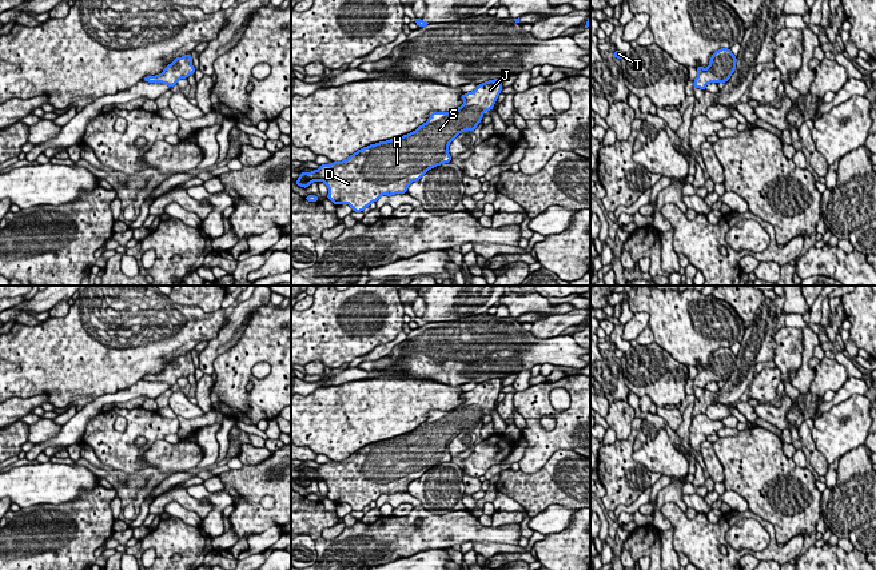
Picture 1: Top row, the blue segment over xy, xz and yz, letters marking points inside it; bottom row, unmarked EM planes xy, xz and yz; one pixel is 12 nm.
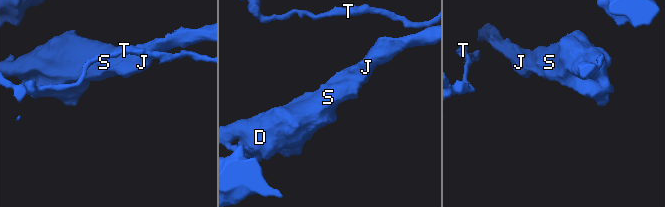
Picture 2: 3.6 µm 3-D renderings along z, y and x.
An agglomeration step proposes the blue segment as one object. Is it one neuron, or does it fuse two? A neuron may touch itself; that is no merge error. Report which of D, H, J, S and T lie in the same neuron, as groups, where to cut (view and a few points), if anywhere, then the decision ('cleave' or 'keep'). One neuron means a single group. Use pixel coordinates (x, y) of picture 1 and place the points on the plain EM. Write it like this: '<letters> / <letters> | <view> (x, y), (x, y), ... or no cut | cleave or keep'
D H J S T | no cut | keep

